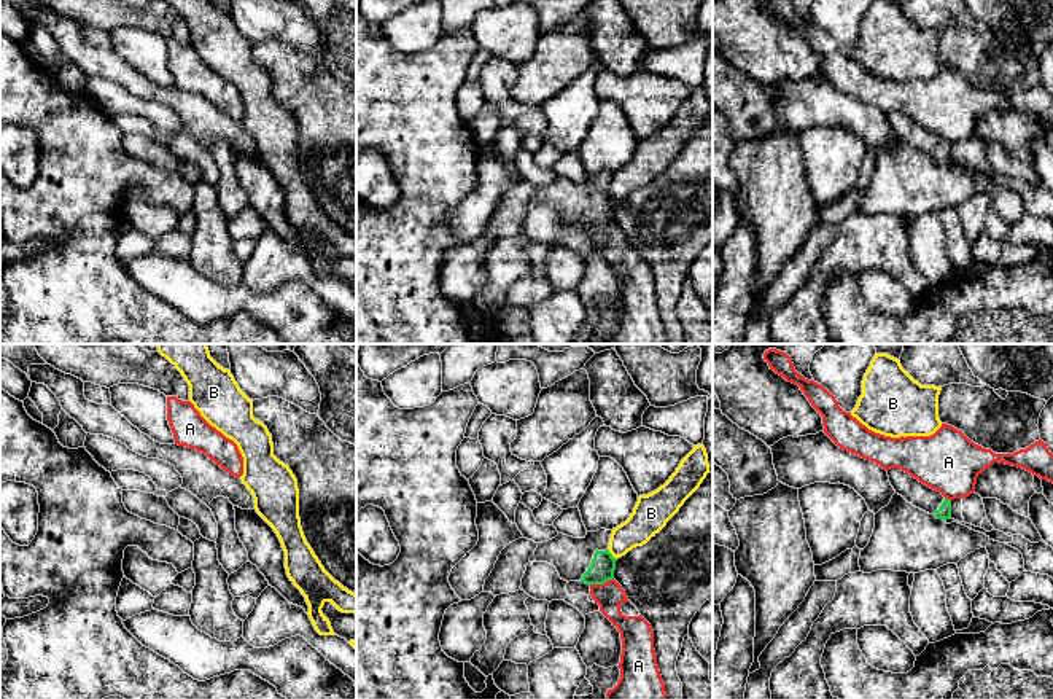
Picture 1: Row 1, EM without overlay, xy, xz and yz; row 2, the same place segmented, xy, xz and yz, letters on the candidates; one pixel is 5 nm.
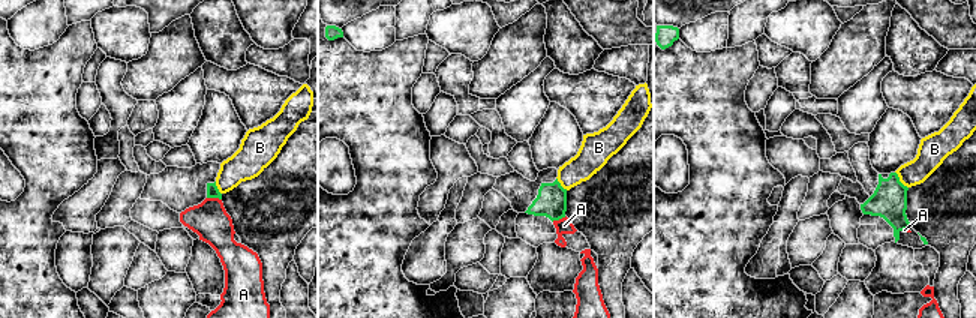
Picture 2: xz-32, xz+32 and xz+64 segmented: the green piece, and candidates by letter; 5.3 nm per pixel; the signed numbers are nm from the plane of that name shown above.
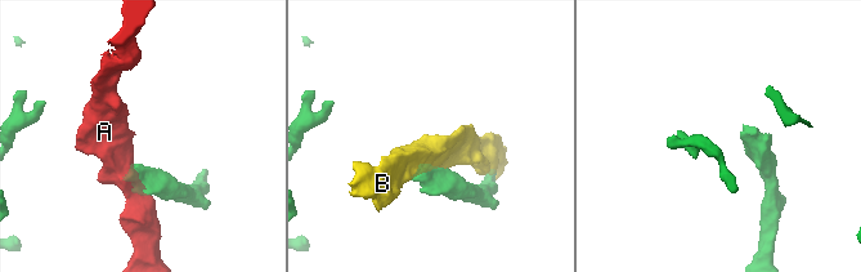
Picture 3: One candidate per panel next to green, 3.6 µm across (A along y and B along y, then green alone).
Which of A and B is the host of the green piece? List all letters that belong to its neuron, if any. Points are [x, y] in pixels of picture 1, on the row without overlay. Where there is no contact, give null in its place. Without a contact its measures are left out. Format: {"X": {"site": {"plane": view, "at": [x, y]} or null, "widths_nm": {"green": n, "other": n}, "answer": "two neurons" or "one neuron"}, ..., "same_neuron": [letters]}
{"A": {"site": {"plane": "xz", "at": [602, 226]}, "widths_nm": {"green": 130, "other": 140}, "answer": "two neurons"}, "B": {"site": {"plane": "xz", "at": [611, 198]}, "widths_nm": {"green": 130, "other": 160}, "answer": "two neurons"}, "same_neuron": []}

